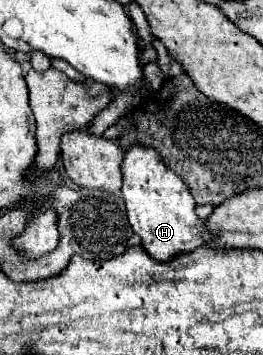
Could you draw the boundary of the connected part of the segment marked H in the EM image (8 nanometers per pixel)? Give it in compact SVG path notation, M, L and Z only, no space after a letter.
M133 143L125 149L121 163L123 171L123 201L133 231L141 237L145 251L159 261L169 261L179 253L197 249L209 243L211 237L205 231L205 221L195 215L195 201L185 183L161 161L159 153L147 145Z

